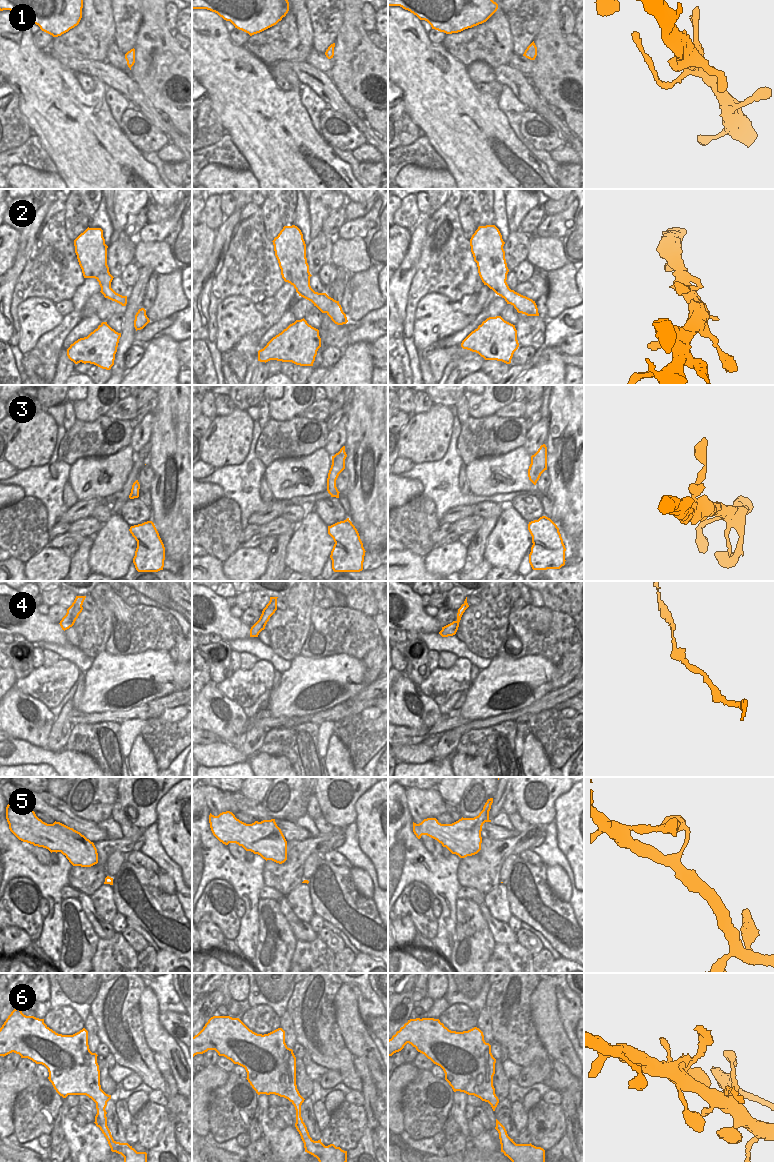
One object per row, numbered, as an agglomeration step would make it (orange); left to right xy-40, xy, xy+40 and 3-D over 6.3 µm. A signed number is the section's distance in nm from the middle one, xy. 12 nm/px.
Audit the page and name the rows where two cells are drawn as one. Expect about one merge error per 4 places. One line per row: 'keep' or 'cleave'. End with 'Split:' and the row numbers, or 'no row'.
1: cleave
2: keep
3: keep
4: keep
5: keep
6: keep
Split: 1

